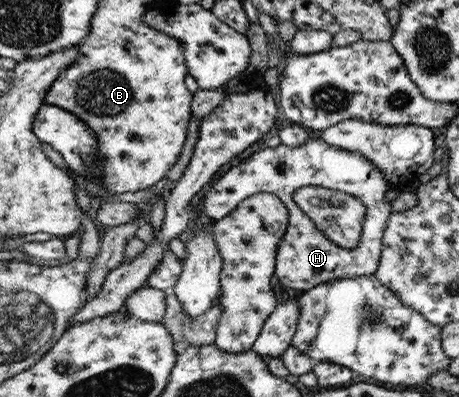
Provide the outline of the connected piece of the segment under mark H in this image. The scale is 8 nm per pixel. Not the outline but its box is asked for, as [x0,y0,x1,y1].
[201,138,393,293]

